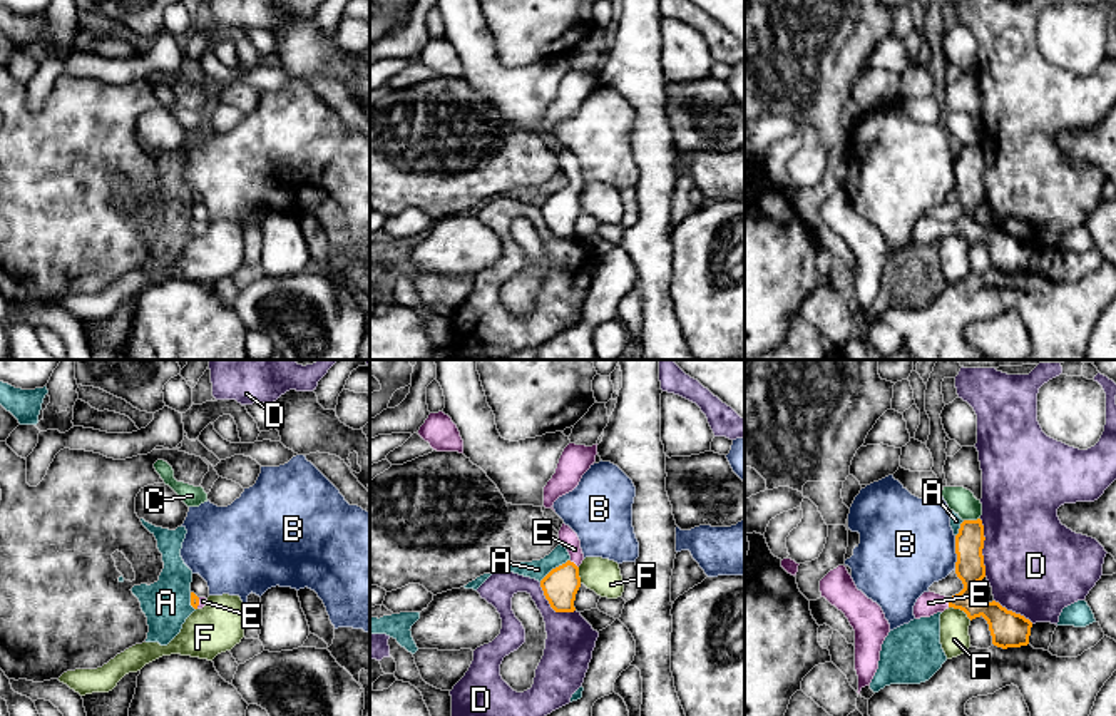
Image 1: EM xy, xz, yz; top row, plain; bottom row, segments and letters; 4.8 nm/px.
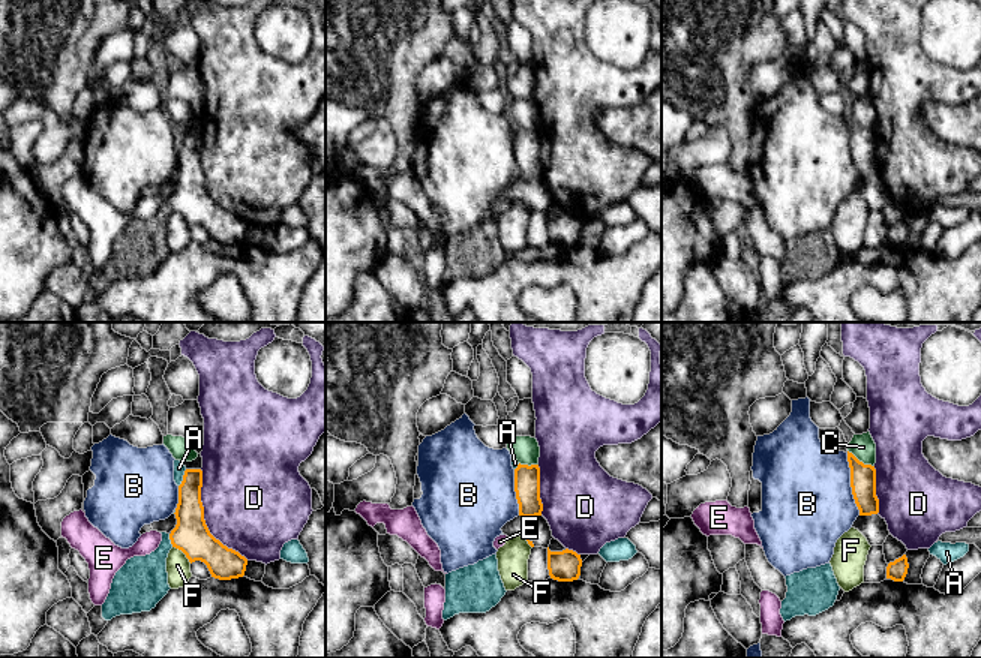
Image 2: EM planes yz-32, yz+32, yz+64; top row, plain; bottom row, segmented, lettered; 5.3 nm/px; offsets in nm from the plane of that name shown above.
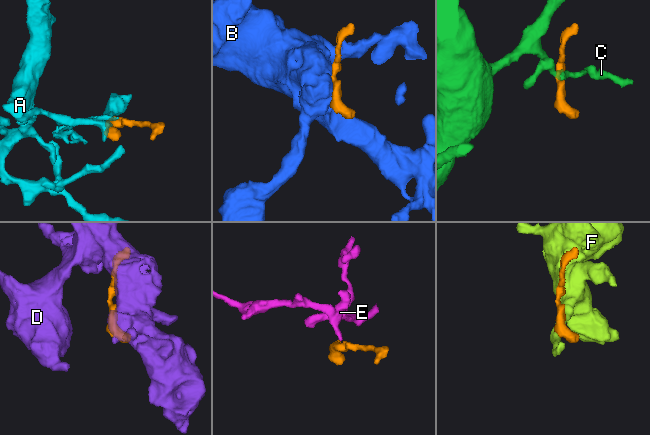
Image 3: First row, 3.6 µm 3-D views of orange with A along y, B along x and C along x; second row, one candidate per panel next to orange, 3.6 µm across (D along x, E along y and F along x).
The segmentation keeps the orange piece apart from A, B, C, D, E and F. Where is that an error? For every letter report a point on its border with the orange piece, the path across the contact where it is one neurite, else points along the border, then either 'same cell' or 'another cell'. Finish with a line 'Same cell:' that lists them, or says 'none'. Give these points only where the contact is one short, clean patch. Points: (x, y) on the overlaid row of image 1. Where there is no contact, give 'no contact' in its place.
A: contact xz (556, 567); another cell
B: contact yz (956, 552); border yz (954, 536), (956, 569); another cell
C: contact yz (971, 521); border yz (979, 517), (964, 521); another cell
D: contact yz (982, 547); another cell
E: contact yz (949, 603); way yz (969, 567), (967, 591), (949, 603), (929, 603); same cell
F: contact yz (961, 609); another cell
Same cell: E

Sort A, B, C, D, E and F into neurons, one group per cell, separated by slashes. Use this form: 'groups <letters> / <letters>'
groups A / B / C / D / E / F

